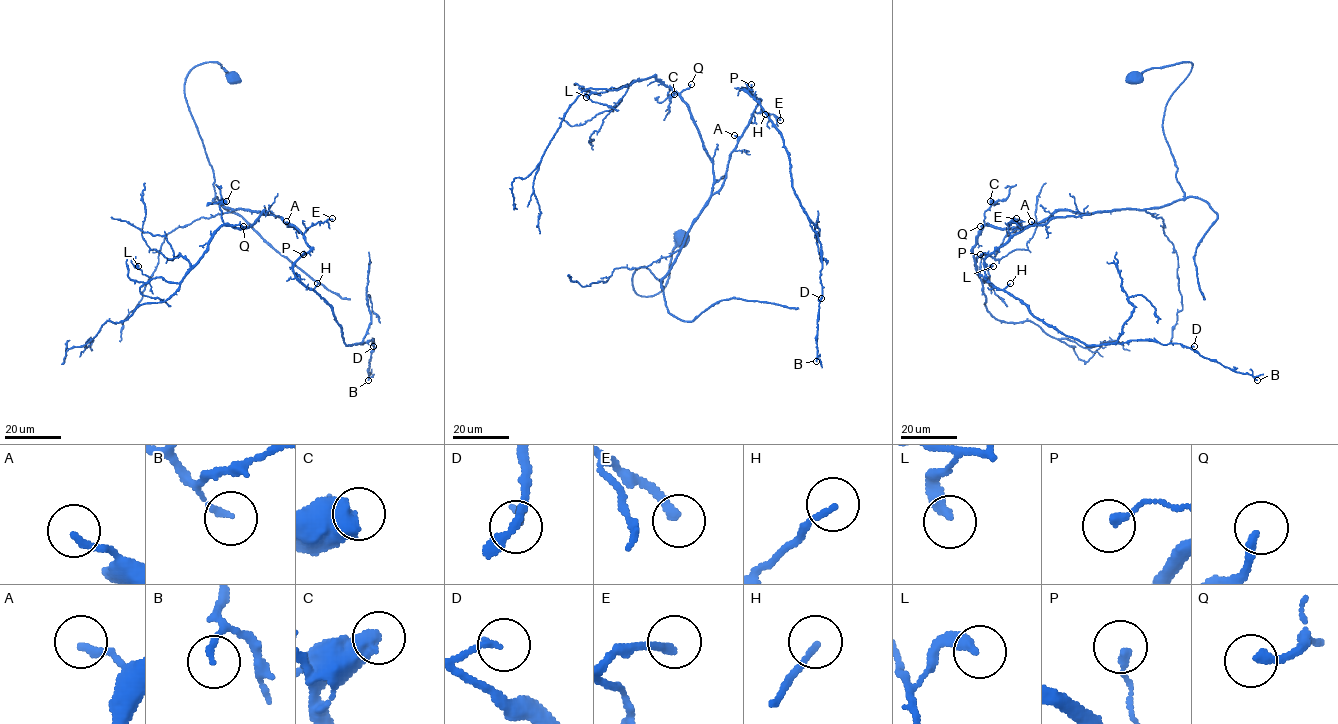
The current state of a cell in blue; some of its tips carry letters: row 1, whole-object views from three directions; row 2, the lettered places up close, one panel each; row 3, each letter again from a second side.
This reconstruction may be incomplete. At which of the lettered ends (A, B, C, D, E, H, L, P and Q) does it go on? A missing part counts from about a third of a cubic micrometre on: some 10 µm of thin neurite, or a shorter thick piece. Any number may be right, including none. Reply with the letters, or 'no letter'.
A, C, E

